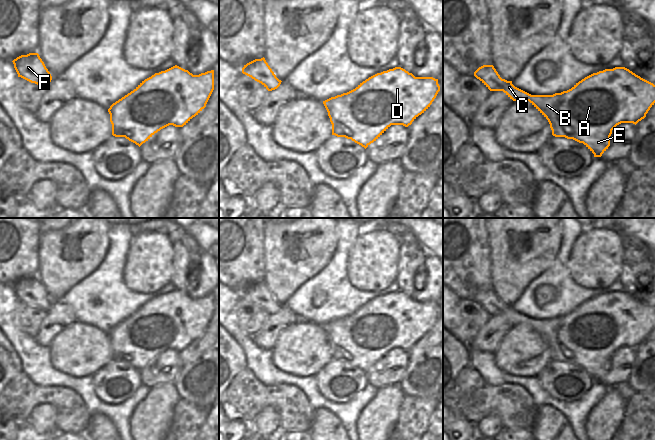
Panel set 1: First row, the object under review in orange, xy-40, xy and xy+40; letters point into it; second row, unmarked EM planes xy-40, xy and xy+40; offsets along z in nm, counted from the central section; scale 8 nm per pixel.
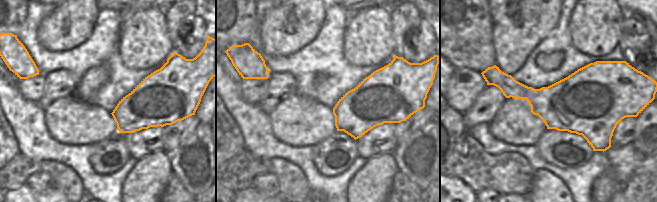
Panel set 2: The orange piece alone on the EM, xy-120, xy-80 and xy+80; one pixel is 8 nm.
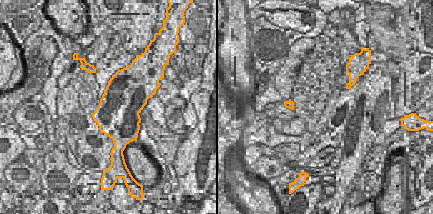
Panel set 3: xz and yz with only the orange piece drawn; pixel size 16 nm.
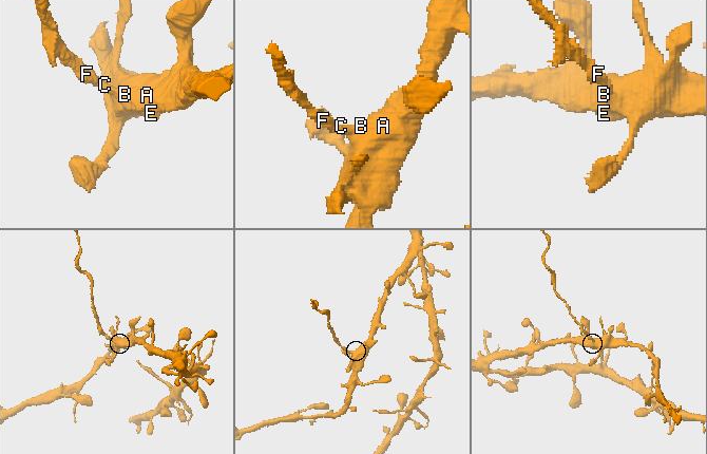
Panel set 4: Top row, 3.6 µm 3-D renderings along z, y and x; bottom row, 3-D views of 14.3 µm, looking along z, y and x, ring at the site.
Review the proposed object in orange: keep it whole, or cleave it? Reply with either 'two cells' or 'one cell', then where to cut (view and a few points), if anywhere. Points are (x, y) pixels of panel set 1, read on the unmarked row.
two cells; cut in xy+40 along (501, 302), (495, 314)

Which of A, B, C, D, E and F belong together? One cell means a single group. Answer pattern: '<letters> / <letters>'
A B C D E / F

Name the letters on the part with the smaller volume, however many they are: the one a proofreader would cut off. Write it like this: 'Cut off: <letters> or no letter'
Cut off: F

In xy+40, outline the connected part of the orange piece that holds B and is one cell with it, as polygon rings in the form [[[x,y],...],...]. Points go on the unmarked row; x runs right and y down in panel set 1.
[[[615,291],[593,297],[571,313],[553,319],[531,319],[512,308],[512,305],[500,304],[496,315],[503,315],[513,325],[521,323],[529,325],[549,346],[552,359],[565,361],[583,367],[594,381],[601,381],[610,370],[612,354],[621,347],[637,348],[646,341],[646,338],[655,327],[655,309],[640,300],[636,299],[625,291]]]

